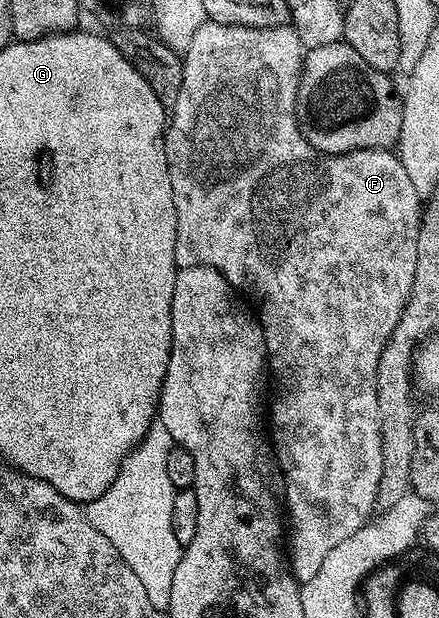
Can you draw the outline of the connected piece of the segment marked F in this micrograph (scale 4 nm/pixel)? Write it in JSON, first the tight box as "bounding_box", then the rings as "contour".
{"bounding_box":[164,23,423,585],"contour":[[[204,23],[200,30],[196,30],[192,38],[192,46],[182,56],[182,69],[184,78],[180,82],[180,94],[176,94],[176,106],[169,113],[168,123],[164,129],[166,137],[166,157],[168,158],[168,174],[172,178],[172,202],[176,202],[176,262],[179,268],[188,266],[212,266],[224,274],[224,278],[243,297],[251,296],[254,299],[253,307],[256,309],[256,319],[262,326],[262,333],[266,336],[266,355],[268,357],[268,372],[272,377],[272,399],[268,404],[268,435],[272,441],[272,447],[278,466],[282,470],[284,481],[284,508],[288,513],[288,559],[290,571],[294,573],[299,585],[307,584],[316,574],[320,574],[320,566],[324,566],[324,558],[340,542],[345,542],[356,530],[360,530],[375,515],[378,502],[378,487],[384,470],[384,454],[382,453],[382,435],[380,434],[380,422],[378,421],[378,403],[376,402],[376,366],[380,366],[380,354],[392,338],[392,330],[396,330],[396,322],[400,322],[400,316],[404,314],[404,308],[412,294],[412,282],[416,278],[416,254],[418,253],[418,235],[422,225],[423,197],[412,186],[412,178],[408,178],[408,170],[404,170],[401,160],[393,151],[380,148],[365,148],[355,152],[344,154],[328,154],[316,150],[304,138],[304,134],[298,128],[298,115],[296,114],[296,102],[298,101],[298,87],[302,77],[302,62],[304,59],[304,45],[293,27],[283,26],[280,28],[253,28],[252,26],[236,26],[235,24],[212,24]]]}

